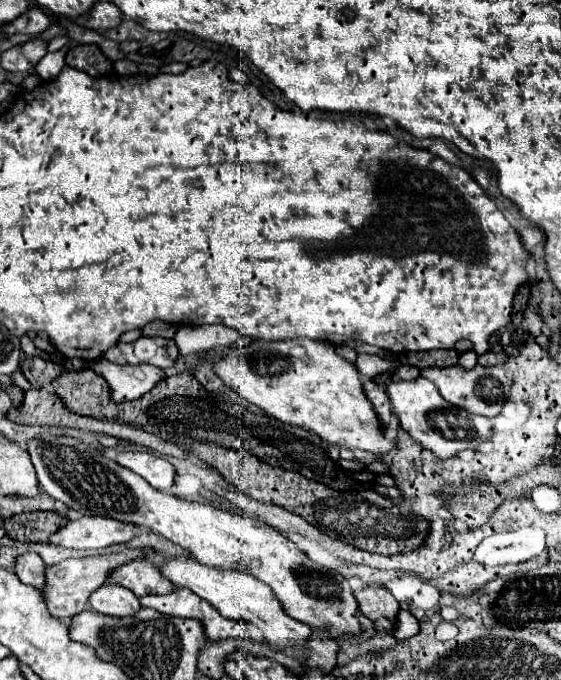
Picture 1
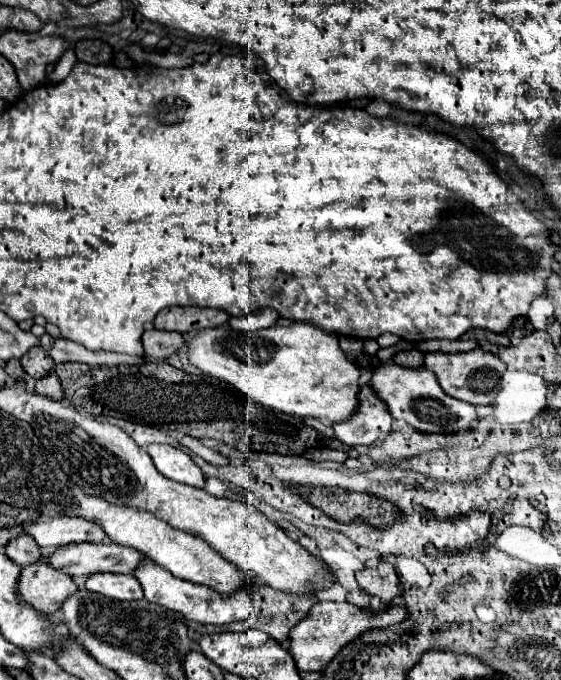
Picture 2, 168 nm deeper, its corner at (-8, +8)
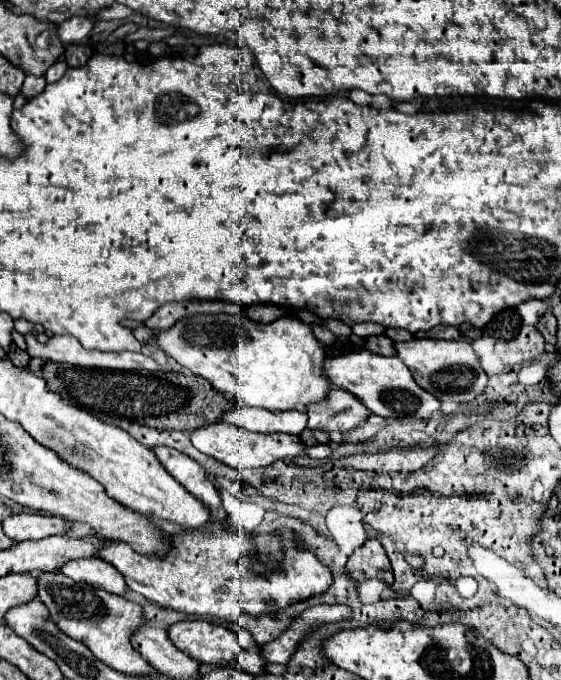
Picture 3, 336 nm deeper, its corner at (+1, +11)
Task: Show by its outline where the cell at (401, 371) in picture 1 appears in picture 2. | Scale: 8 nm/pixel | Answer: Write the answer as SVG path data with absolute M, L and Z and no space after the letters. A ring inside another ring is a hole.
M413 349L413 351L401 351L401 353L395 355L393 361L395 361L397 365L401 365L401 367L411 367L411 369L415 369L415 367L421 367L421 365L423 365L423 353L417 351L417 349Z

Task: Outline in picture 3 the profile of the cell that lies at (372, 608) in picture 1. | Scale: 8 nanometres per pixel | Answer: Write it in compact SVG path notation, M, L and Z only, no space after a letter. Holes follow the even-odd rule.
M368 538L364 546L360 546L358 550L354 550L352 556L348 556L348 574L356 582L370 578L380 578L388 586L394 582L390 560L378 538Z

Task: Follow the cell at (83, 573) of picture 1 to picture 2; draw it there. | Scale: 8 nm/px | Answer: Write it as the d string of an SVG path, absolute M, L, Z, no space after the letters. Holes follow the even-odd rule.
M37 561L21 569L17 591L21 601L31 603L45 615L55 615L65 599L71 597L73 591L79 591L79 585L71 575L63 575L63 571L55 571L47 567L47 563Z

